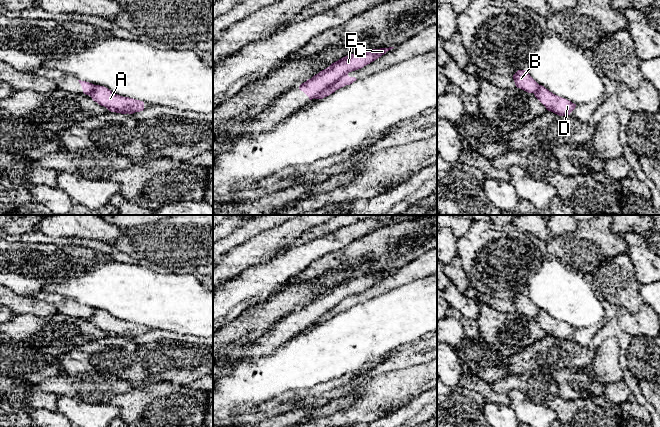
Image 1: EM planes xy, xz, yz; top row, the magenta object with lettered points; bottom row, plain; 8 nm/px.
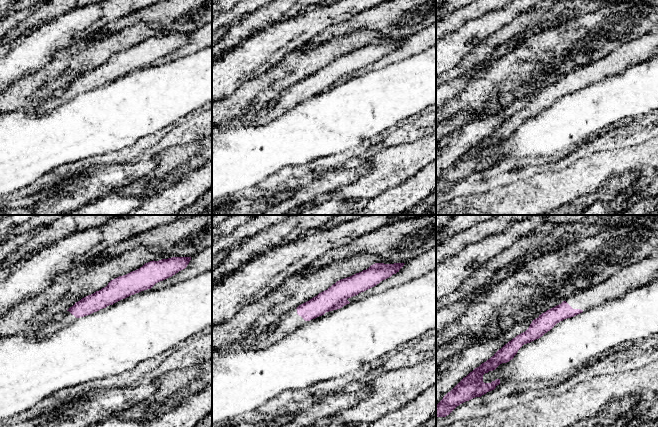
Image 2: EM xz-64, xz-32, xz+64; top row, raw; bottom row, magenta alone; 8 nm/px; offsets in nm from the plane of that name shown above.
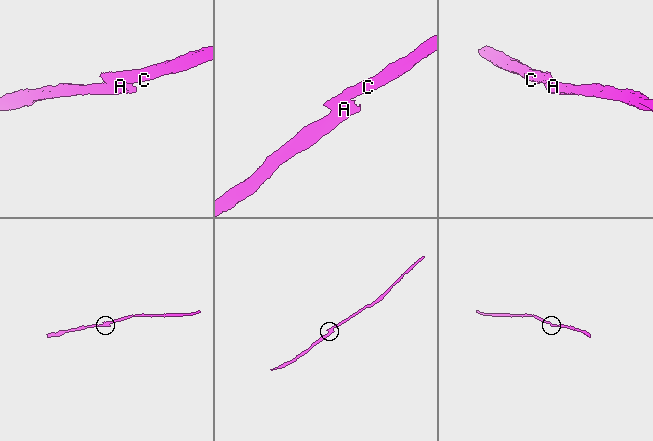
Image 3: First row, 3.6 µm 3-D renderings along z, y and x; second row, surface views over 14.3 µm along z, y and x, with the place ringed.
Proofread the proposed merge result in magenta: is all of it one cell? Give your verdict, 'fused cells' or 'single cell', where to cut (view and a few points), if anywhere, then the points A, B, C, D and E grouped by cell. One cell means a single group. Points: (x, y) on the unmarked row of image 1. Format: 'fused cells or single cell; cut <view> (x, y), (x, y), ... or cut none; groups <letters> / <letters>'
fused cells; cut xz (347, 296), (329, 308), (315, 322); groups A D / B C E

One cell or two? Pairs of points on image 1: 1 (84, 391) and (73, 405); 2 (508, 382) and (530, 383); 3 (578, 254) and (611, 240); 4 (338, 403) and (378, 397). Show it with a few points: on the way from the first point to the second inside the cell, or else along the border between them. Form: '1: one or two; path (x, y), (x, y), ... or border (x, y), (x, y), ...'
1: two; border (59, 395), (78, 398), (90, 403), (101, 403)
2: one; path (513, 382), (525, 383)
3: one; path (586, 248), (592, 243), (603, 243)
4: two; border (355, 397), (346, 407), (332, 414)

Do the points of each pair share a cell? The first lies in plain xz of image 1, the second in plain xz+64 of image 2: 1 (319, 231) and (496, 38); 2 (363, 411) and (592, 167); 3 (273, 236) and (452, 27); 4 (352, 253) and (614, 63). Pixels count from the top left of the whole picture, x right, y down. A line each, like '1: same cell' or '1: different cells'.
1: same cell
2: same cell
3: different cells
4: different cells

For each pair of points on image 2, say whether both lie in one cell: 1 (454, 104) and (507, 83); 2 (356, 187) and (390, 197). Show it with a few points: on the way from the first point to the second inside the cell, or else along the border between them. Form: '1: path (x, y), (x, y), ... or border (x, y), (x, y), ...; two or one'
1: path (467, 100), (494, 90); one
2: border (400, 183), (367, 200); two

